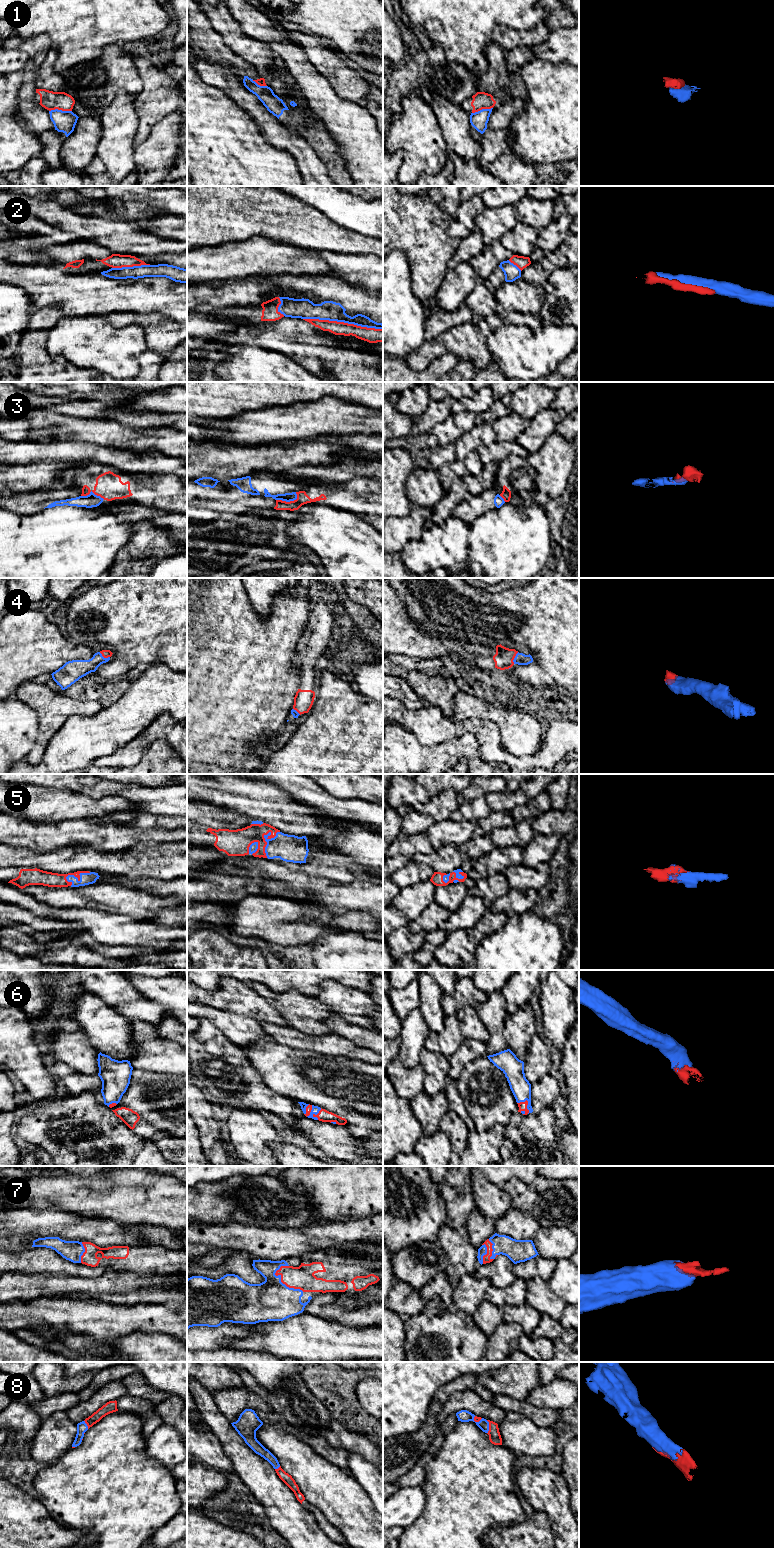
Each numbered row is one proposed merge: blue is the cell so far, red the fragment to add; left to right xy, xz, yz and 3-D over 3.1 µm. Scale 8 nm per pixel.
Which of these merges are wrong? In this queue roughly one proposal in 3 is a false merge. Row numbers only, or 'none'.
1, 3

